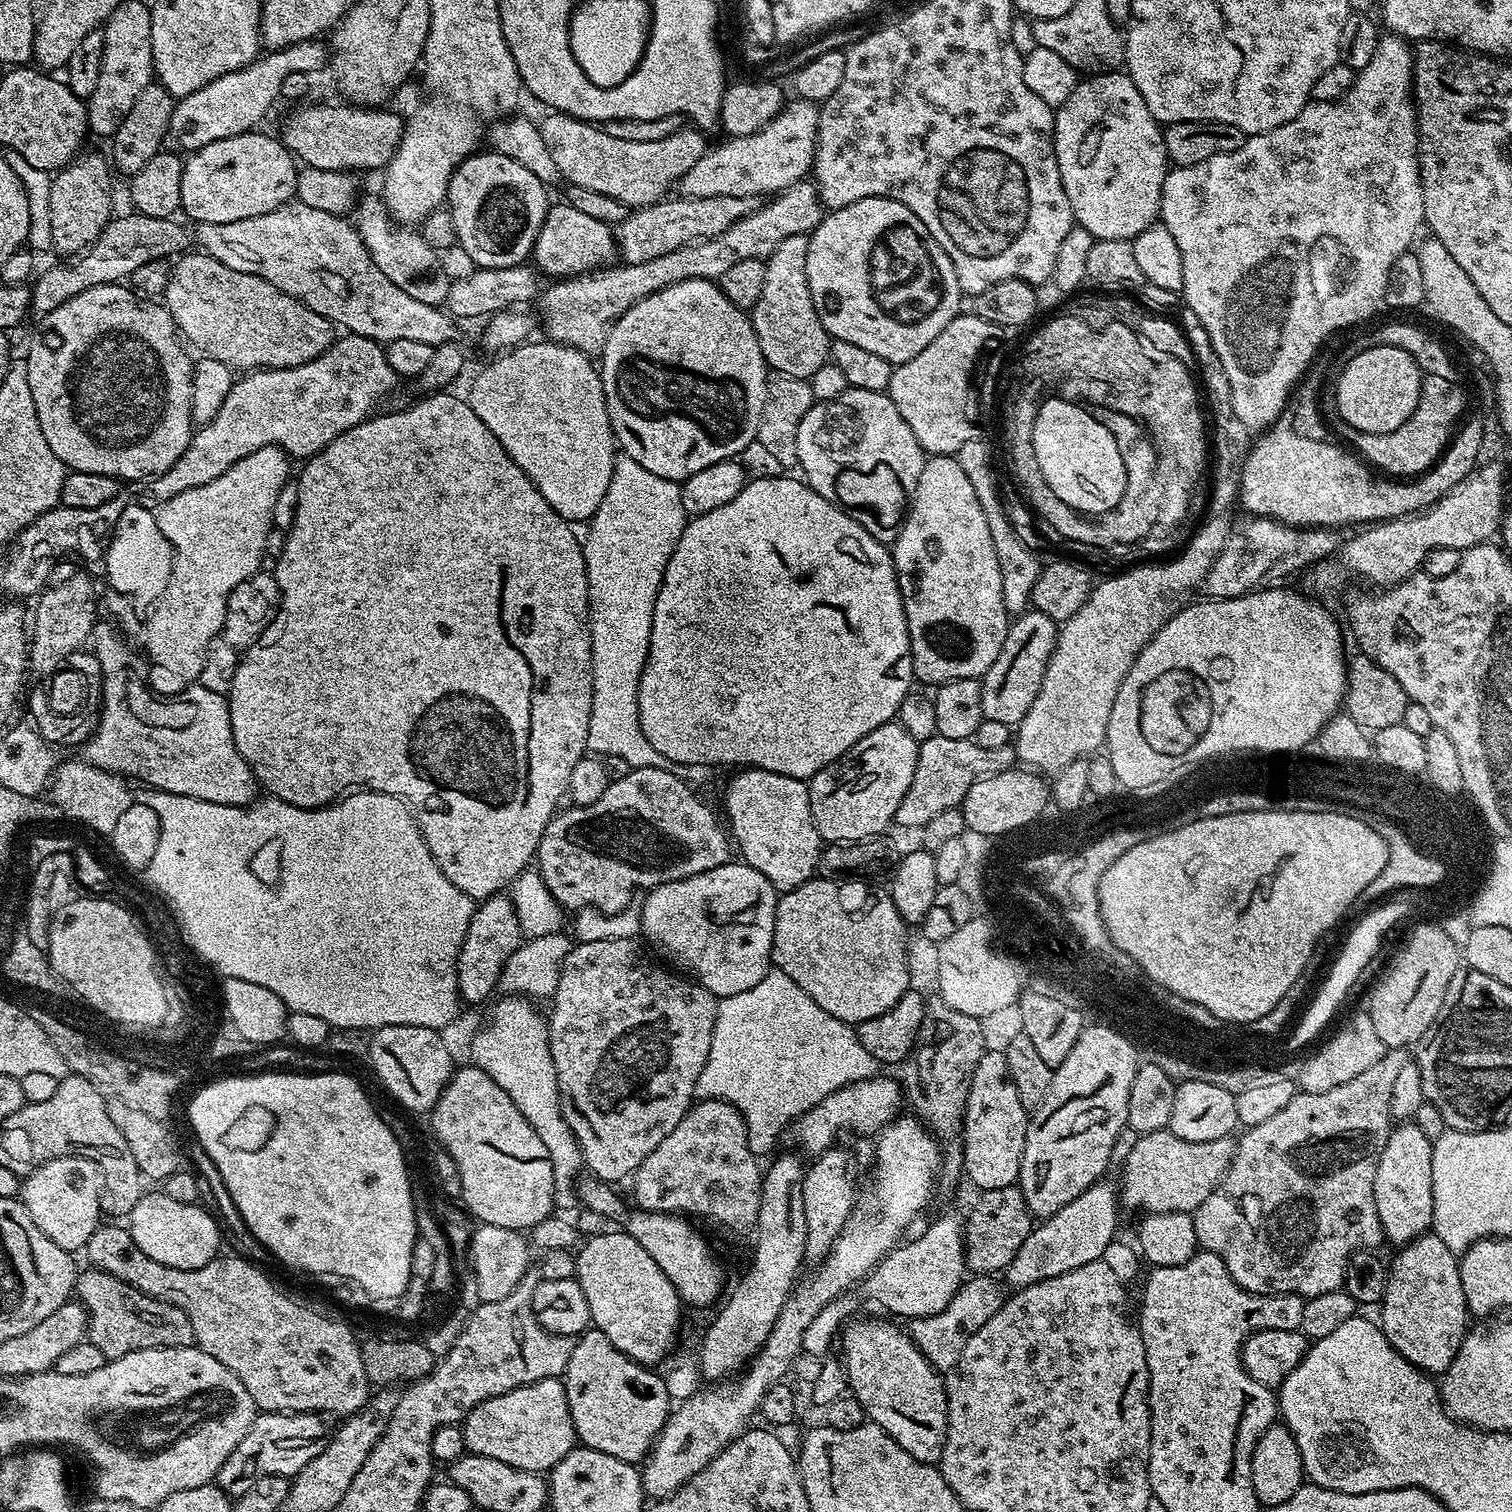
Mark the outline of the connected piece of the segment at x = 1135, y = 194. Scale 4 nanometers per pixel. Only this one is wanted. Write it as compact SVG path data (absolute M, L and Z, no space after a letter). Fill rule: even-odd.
M1123 71L1092 74L1077 83L1070 98L1055 113L1054 146L1073 221L1098 240L1135 240L1142 230L1157 223L1162 185L1170 171L1161 125L1147 109L1142 94Z

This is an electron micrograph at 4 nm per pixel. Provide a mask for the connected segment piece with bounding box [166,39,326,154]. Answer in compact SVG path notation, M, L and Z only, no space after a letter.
M319 39L307 40L289 48L269 51L244 68L222 74L222 78L214 78L214 82L206 82L202 90L179 97L172 106L167 143L181 153L191 154L210 146L210 142L253 131L259 125L256 123L271 110L272 103L281 99L280 91L286 74L316 74L323 64L325 67L326 56L324 60L324 48L320 43Z

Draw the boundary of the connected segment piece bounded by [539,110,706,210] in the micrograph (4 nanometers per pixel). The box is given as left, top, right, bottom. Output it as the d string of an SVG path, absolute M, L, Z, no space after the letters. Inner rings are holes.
M555 110L547 113L545 120L539 121L542 142L550 150L554 162L558 166L561 177L568 184L582 186L586 190L594 190L594 194L606 194L606 198L618 198L618 202L627 204L629 209L635 210L645 204L657 204L669 195L668 192L679 185L680 179L702 158L706 151L704 136L692 126L685 126L679 132L670 134L670 138L658 138L658 142L626 142L623 138L613 138L606 134L603 127L586 120L578 120L567 116L564 112Z

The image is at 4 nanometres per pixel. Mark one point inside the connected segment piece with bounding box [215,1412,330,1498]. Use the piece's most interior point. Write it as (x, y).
(280, 1443)

